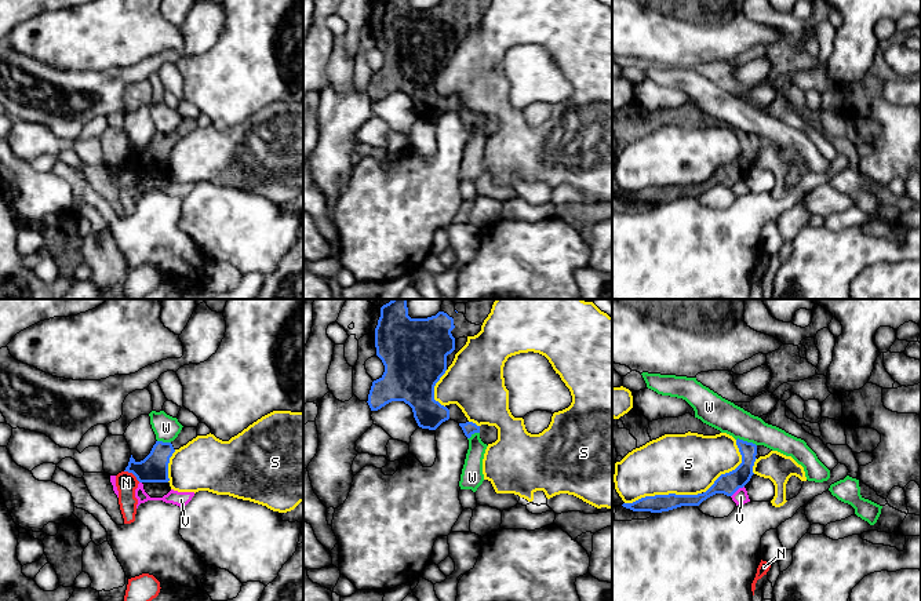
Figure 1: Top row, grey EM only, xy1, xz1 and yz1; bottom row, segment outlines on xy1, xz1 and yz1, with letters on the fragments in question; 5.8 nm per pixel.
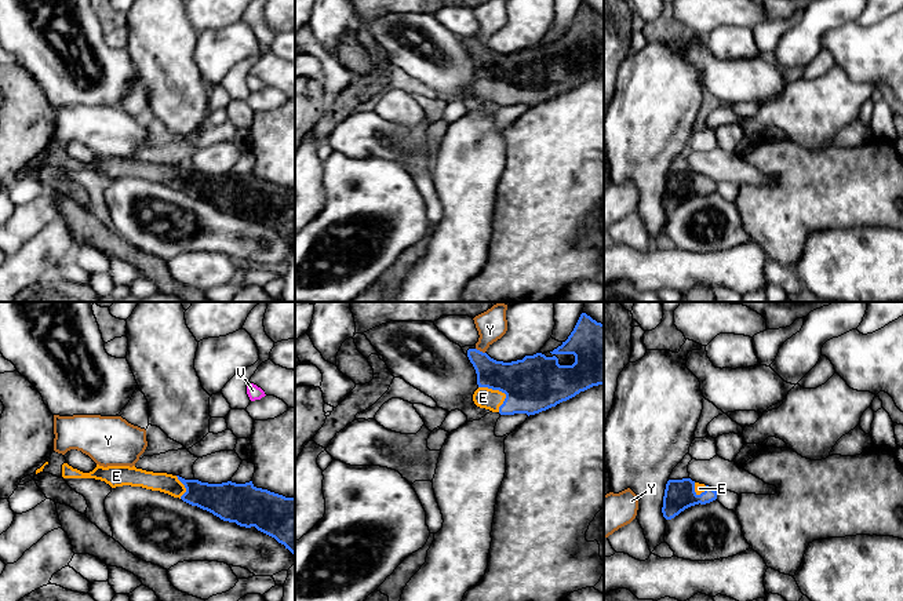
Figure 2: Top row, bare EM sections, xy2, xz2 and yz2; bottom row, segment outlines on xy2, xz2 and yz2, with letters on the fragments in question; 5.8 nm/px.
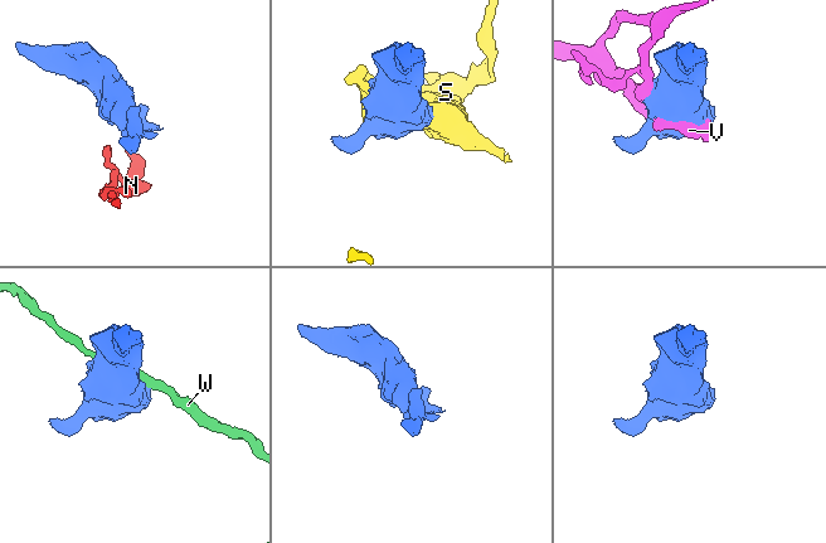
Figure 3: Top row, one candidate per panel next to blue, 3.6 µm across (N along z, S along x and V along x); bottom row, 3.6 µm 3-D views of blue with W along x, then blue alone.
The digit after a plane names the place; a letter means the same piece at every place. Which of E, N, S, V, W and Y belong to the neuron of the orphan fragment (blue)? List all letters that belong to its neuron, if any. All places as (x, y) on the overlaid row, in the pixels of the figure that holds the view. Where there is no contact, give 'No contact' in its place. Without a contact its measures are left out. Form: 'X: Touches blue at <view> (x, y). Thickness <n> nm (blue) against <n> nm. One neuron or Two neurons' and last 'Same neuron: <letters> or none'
E: Touches blue at xz2 (501, 390). Thickness 320 nm (blue) against 120 nm. One neuron
N: Touches blue at xy1 (133, 473). Thickness 160 nm (blue) against 120 nm. Two neurons
S: Touches blue at yz1 (662, 495). Thickness 110 nm (blue) against 360 nm. Two neurons
V: Touches blue at yz1 (736, 490). Thickness 120 nm (blue) against 90 nm. Two neurons
W: Touches blue at yz1 (746, 441). Thickness 120 nm (blue) against 180 nm. Two neurons
Y: Touches blue at xz2 (479, 350). Thickness 190 nm (blue) against 170 nm. Two neurons
Same neuron: E

